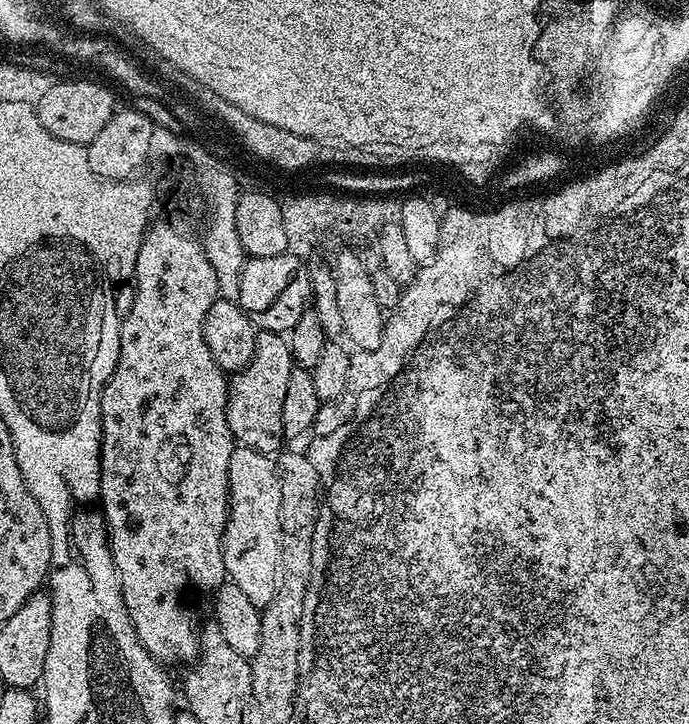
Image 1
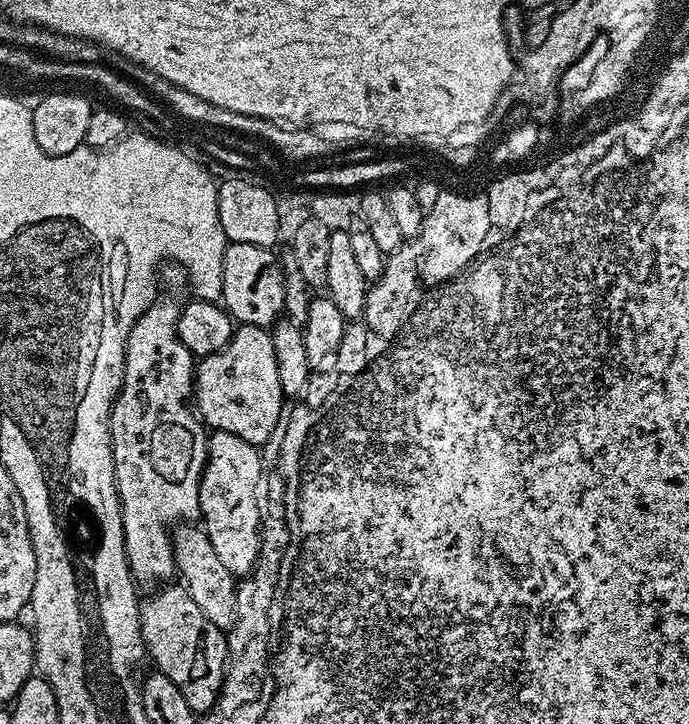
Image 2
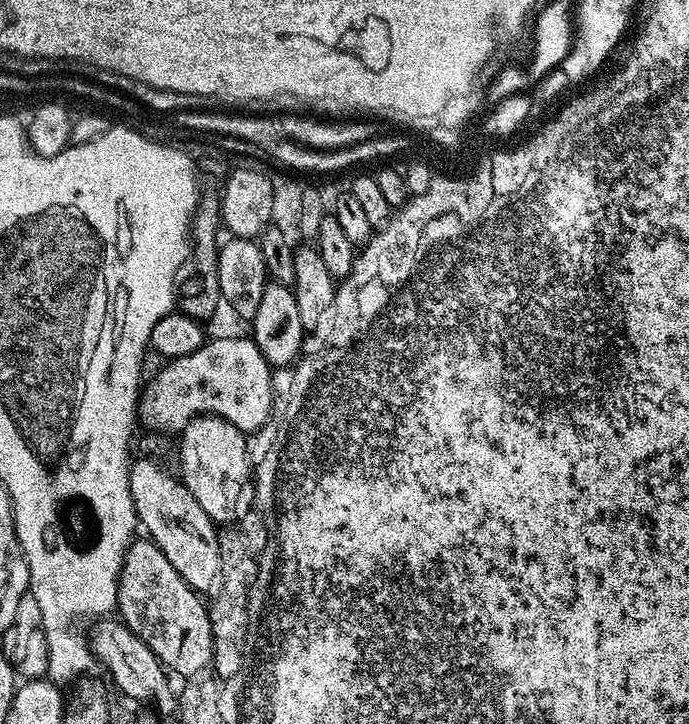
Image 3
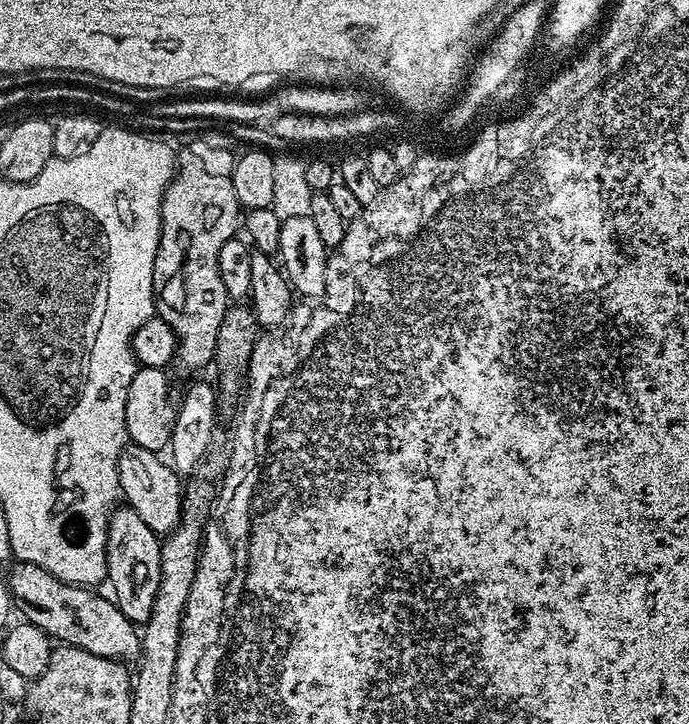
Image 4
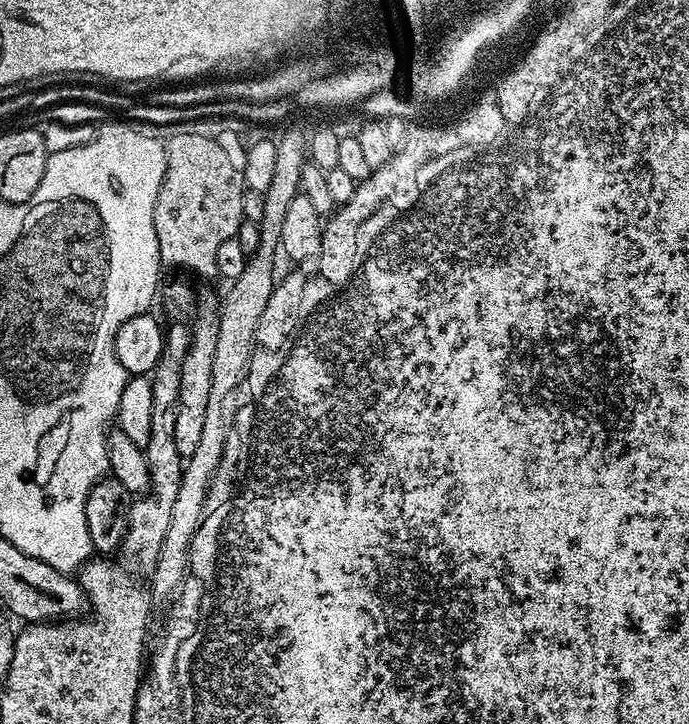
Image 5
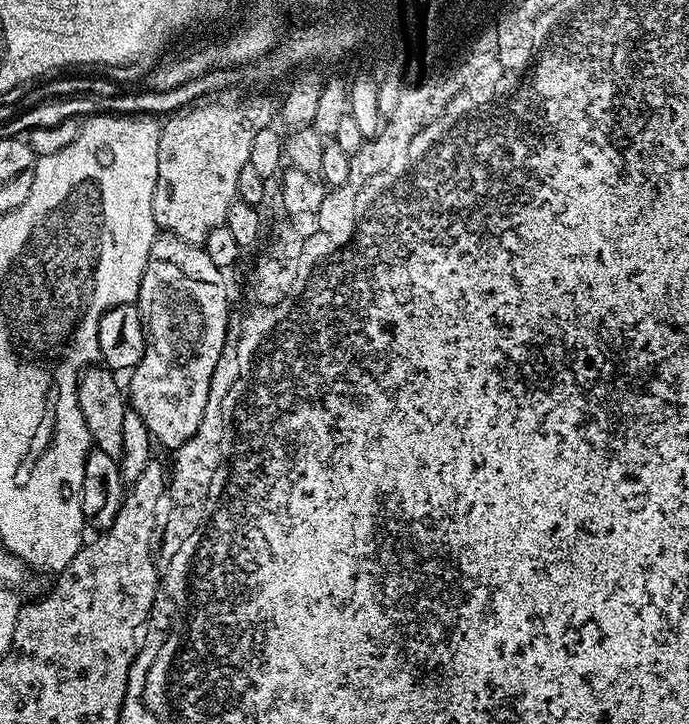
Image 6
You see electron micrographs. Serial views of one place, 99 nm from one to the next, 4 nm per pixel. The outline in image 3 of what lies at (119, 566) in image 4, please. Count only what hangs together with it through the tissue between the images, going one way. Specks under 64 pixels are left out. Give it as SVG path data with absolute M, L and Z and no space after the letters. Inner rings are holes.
M133 539L120 567L120 581L116 595L118 616L131 632L138 634L142 642L150 646L150 650L154 650L154 654L169 673L177 672L180 676L196 676L212 663L212 623L208 617L205 601L203 604L200 600L203 600L201 593L194 591L184 581L182 574L178 574L178 570L174 570L174 566L166 562L166 554L158 550L153 540Z

